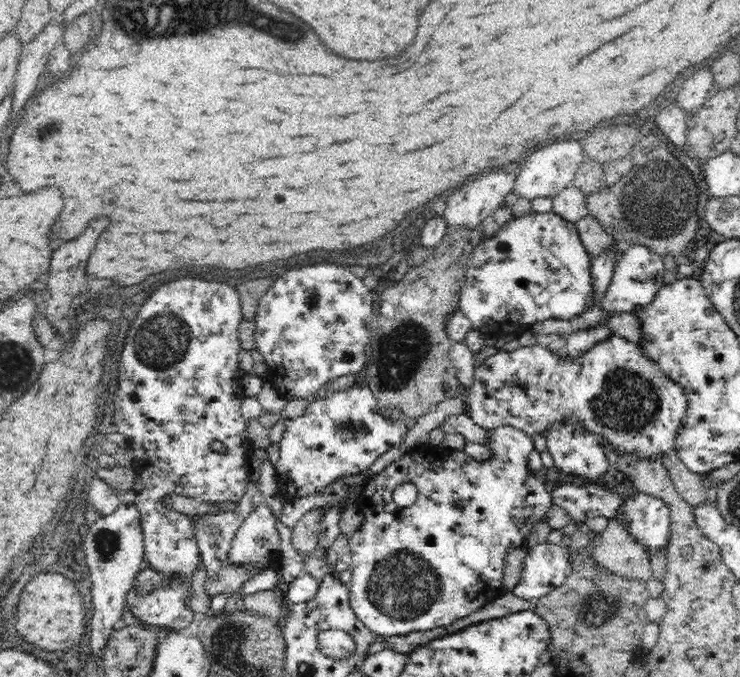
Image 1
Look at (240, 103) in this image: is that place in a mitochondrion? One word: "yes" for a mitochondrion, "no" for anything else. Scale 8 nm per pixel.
no

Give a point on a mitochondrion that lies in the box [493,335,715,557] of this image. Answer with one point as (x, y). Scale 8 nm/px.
(628, 402)

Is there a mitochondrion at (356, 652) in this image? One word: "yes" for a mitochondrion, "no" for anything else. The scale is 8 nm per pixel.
no

